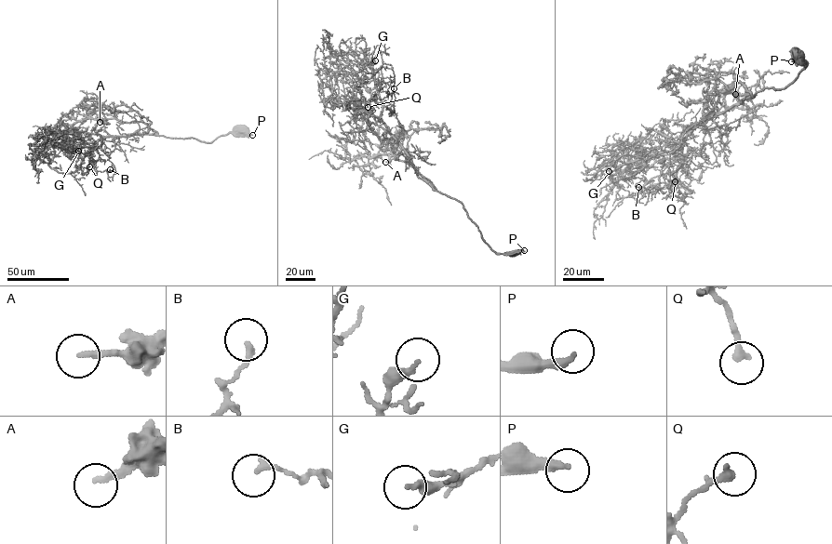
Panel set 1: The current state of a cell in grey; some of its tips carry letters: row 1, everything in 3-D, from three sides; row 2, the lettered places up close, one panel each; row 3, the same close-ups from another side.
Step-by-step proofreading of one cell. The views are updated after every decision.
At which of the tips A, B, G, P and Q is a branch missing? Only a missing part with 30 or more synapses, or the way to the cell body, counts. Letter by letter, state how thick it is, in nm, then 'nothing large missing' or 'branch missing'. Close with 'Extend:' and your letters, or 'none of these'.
A: calibre 200 nm; branch missing
B: calibre 180 nm; nothing large missing
G: calibre 240 nm; nothing large missing
P: calibre 280 nm; nothing large missing
Q: calibre 240 nm; nothing large missing
Extend: A

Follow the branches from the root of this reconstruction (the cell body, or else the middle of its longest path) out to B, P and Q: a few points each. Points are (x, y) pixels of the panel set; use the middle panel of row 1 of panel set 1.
B: (513, 251), (494, 251), (463, 205), (418, 176), (382, 121), (382, 104), (373, 99), (386, 97), (394, 88)
P: (513, 251), (524, 250)
Q: (513, 251), (494, 251), (463, 205), (418, 176), (386, 126), (361, 107), (361, 97), (368, 107)

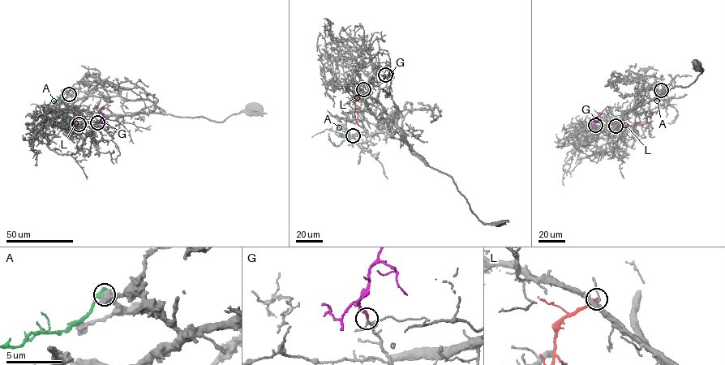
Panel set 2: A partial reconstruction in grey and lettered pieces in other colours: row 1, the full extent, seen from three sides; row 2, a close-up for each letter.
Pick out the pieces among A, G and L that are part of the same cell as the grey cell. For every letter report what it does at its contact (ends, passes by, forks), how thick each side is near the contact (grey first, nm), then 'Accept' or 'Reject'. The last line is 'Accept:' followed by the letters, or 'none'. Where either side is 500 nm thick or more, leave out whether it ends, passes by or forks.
A: Thickness 550 nm (grey) against 550 nm. Reject
G: It ends there. Thickness 160 nm (grey) against 280 nm. Accept
L: It ends there. Thickness 120 nm (grey) against 280 nm. Reject
Accept: G

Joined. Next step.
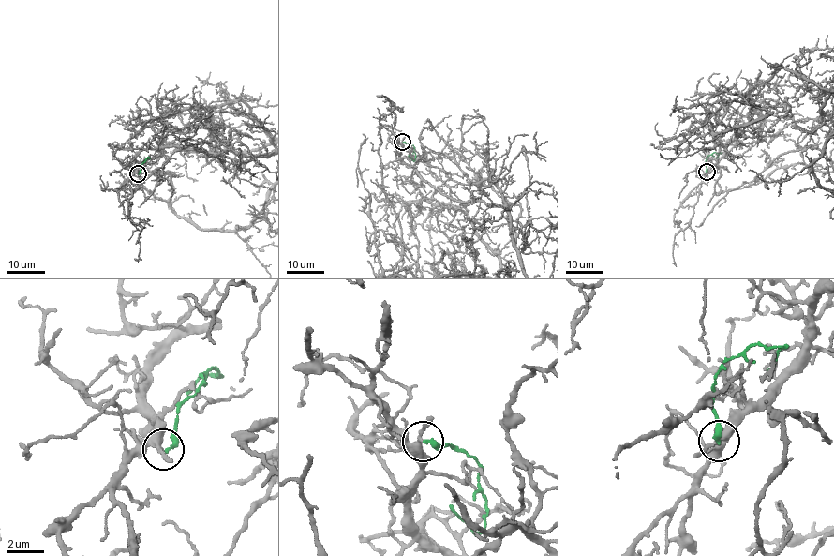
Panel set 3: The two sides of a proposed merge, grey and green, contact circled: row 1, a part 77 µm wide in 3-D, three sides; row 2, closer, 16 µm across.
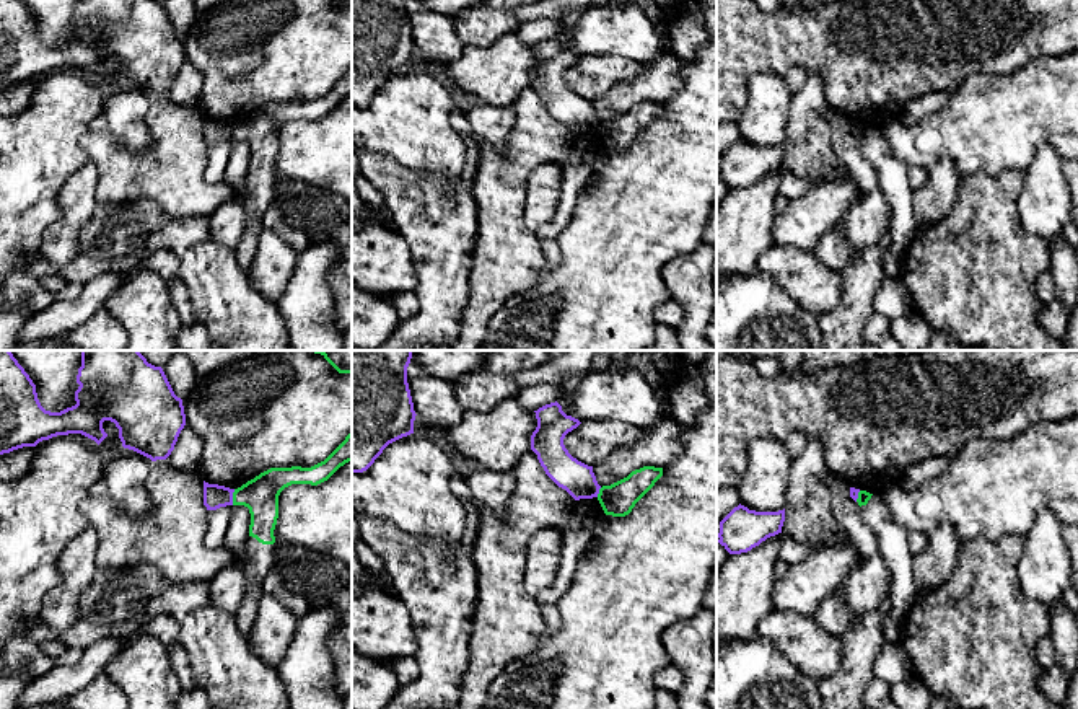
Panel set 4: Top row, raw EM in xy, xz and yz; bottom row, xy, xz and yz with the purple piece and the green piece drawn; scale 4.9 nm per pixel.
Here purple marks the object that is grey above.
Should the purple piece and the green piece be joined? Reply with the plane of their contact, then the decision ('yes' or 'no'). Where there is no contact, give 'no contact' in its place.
contact in xy; no

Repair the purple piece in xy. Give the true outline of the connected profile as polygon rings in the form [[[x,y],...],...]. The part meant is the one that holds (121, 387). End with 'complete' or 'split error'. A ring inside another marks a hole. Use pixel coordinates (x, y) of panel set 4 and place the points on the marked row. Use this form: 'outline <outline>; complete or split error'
outline [[[0,350],[0,455],[68,434],[81,434],[99,445],[107,437],[104,421],[116,424],[124,448],[151,461],[171,455],[186,414],[161,367],[148,363],[138,350],[81,350],[77,383],[75,406],[60,412],[46,411],[24,368],[10,350]]]; complete

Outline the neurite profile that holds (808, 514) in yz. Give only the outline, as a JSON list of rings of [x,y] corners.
[[[808,437],[804,451],[791,463],[782,526],[782,533],[798,543],[821,543],[842,530],[834,517],[826,473],[829,468],[821,442]]]

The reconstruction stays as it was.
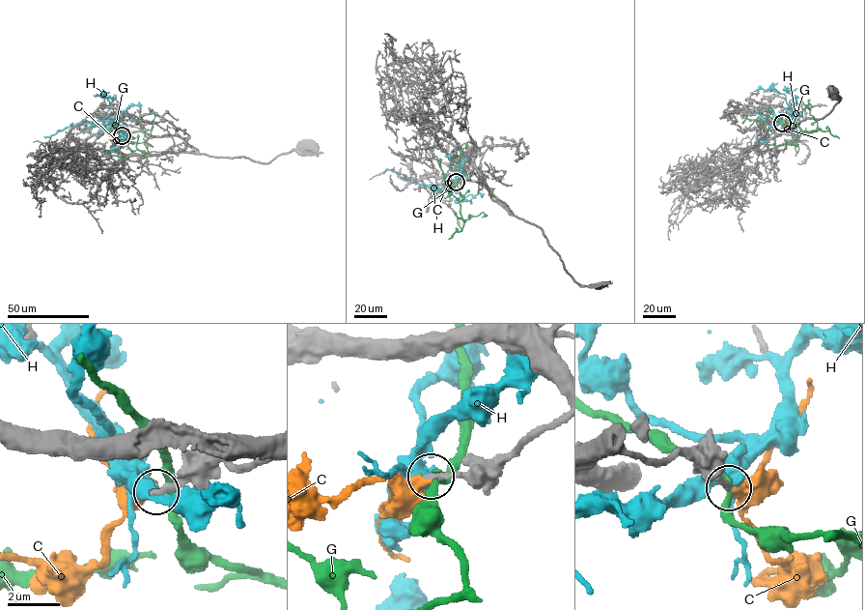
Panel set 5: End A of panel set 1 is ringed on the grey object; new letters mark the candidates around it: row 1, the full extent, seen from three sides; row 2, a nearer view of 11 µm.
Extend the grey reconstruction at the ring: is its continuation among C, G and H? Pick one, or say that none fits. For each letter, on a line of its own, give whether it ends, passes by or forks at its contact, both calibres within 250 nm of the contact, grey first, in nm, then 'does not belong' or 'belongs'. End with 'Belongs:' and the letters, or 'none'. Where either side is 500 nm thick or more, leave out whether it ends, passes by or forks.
C: it ends there; 240 nm thick on the grey side, 320 nm on the other; belongs
G: it passes by; 360 nm thick on the grey side, 280 nm on the other; does not belong
H: it passes by; 220 nm thick on the grey side, 480 nm on the other; does not belong
Belongs: C

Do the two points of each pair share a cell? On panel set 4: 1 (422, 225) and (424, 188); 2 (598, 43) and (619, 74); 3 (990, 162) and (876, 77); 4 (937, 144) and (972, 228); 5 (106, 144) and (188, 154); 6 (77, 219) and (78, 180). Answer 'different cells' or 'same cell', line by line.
1: same cell
2: different cells
3: different cells
4: different cells
5: same cell
6: same cell

